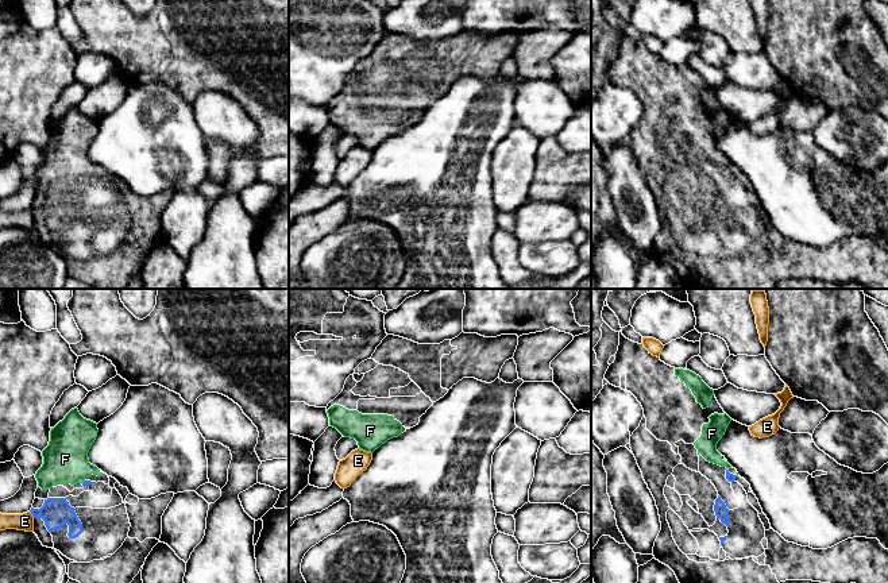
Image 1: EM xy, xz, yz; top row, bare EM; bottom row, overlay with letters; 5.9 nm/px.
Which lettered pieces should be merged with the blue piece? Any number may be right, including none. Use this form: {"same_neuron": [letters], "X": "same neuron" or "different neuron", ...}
{"same_neuron": ["F"], "E": "different neuron", "F": "same neuron"}

